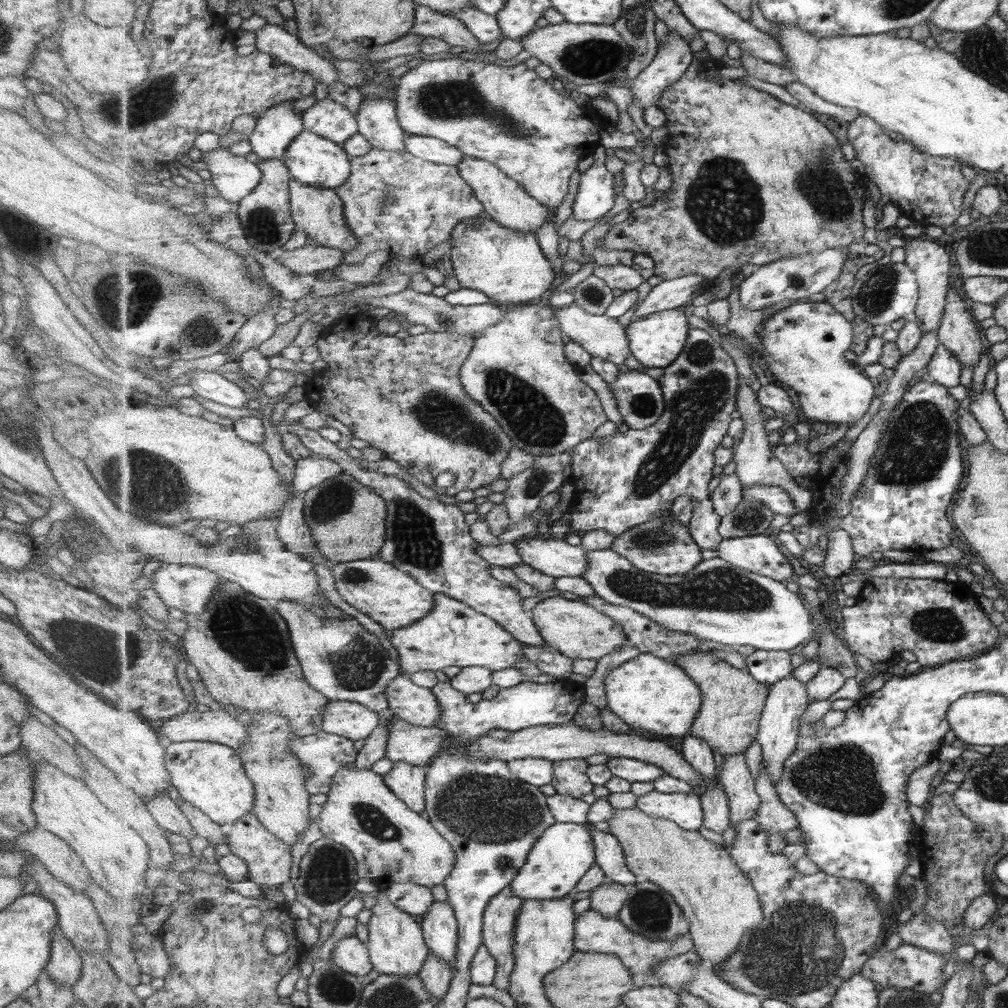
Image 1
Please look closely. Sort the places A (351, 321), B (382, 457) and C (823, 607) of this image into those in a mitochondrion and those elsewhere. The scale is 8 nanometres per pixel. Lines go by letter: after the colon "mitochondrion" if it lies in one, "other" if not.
A: other
B: other
C: other

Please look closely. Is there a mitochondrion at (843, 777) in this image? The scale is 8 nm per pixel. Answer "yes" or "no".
yes

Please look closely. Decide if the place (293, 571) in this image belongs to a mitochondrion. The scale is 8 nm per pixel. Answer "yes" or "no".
no

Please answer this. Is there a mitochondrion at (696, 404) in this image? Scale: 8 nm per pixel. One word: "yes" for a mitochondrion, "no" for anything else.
yes

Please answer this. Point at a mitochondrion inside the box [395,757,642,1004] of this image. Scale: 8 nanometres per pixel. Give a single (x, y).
(483, 808)

